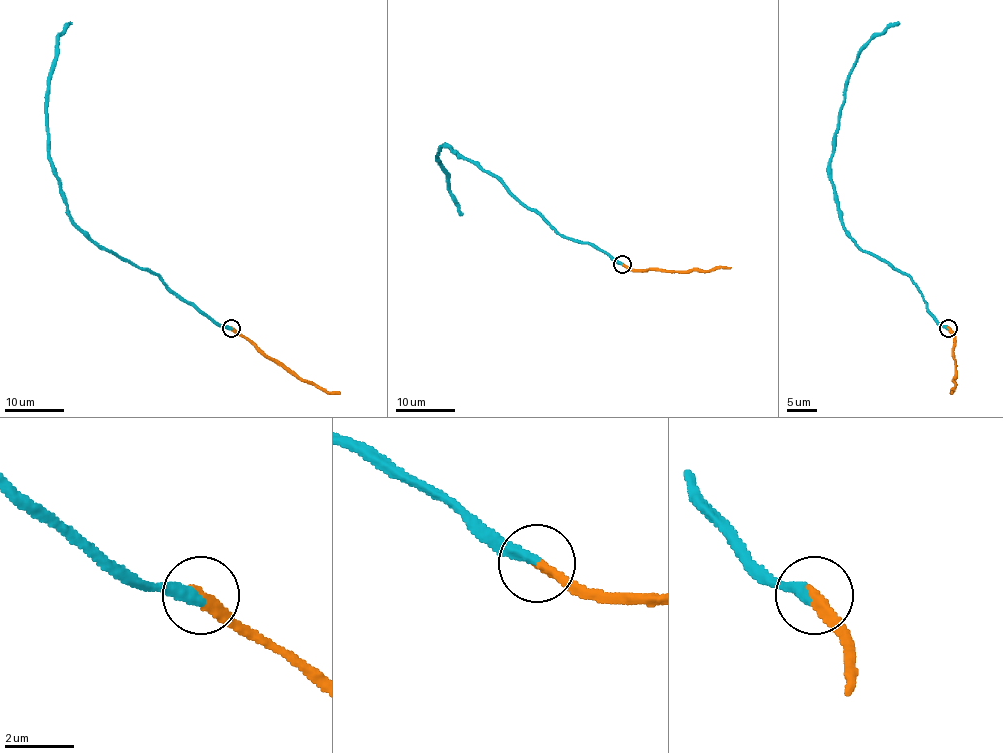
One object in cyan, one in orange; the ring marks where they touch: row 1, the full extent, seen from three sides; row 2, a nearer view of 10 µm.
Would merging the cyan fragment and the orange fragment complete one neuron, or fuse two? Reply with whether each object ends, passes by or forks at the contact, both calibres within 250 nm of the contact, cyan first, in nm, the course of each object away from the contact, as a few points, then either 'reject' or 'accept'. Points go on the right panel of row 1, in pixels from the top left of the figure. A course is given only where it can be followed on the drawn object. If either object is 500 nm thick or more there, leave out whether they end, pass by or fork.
cyan ends; orange ends; calibres 360 and 320 nm; course cyan (948, 327), (928, 312), (908, 275), (858, 245), (837, 212), (830, 165), (843, 90), (857, 54), (899, 21); course orange (948, 327), (954, 333), (955, 384), (952, 393); accept

